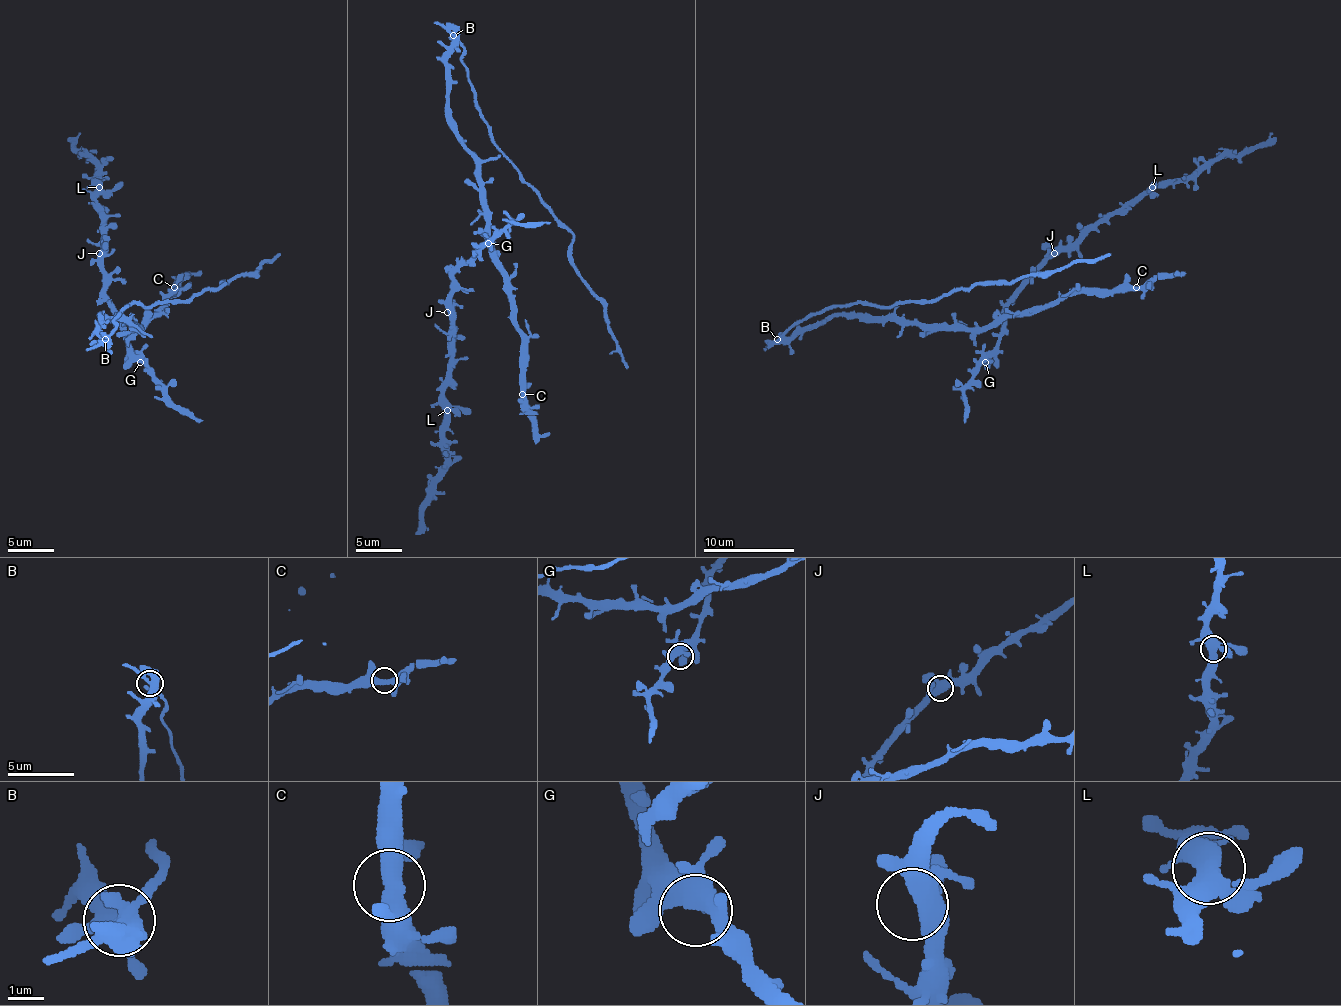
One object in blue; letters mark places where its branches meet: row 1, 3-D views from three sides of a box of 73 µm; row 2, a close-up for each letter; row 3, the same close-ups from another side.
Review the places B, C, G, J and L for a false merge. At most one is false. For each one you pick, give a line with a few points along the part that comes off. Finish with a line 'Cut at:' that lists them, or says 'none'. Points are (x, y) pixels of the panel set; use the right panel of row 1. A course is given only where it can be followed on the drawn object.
B: foreign part runs (778, 340), (812, 315), (855, 303), (935, 301), (976, 283), (1058, 271), (1111, 253)
Cut at: B

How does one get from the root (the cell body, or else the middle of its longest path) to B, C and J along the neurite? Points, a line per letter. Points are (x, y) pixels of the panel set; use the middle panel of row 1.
B: (465, 150), (449, 106), (447, 54), (454, 47), (454, 36)
C: (465, 150), (476, 166), (488, 252), (504, 278), (511, 316), (522, 339), (522, 394)
J: (465, 150), (476, 166), (486, 220), (476, 234), (488, 241), (454, 273), (447, 312)

